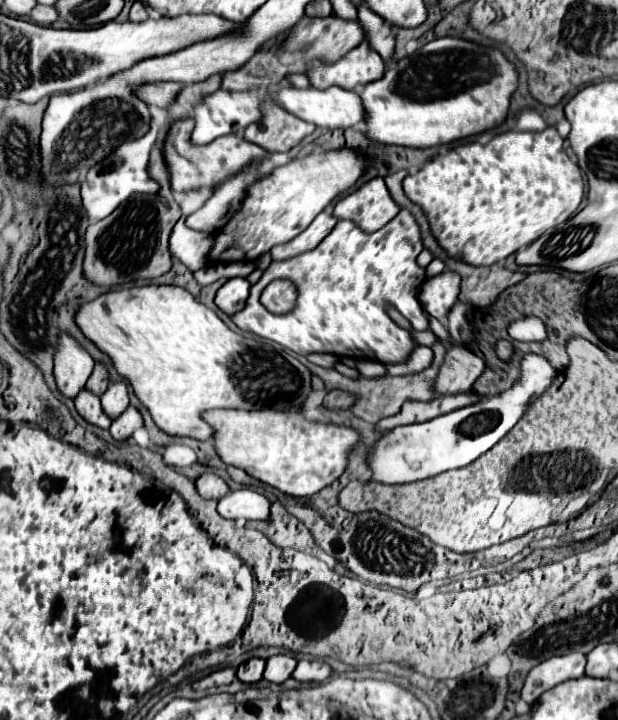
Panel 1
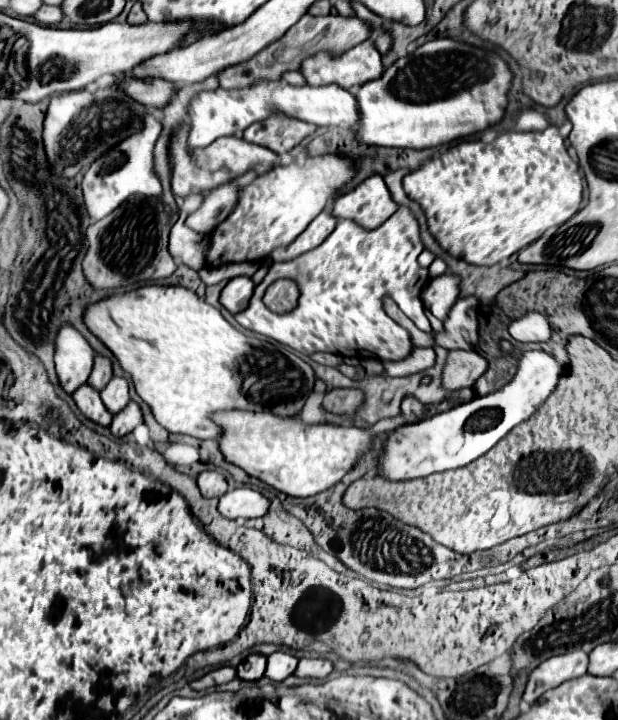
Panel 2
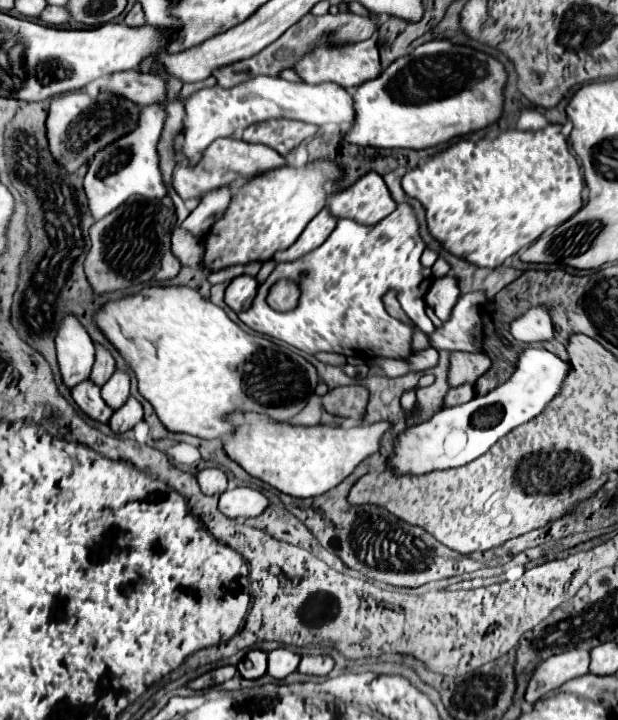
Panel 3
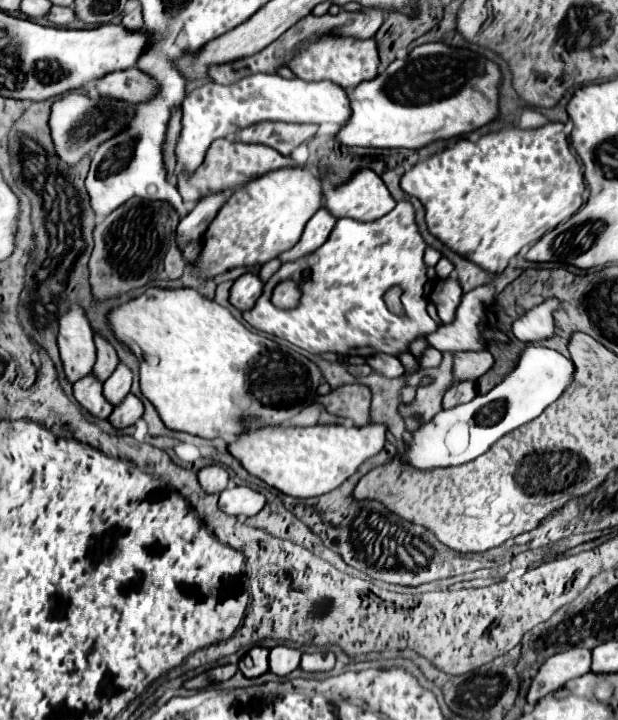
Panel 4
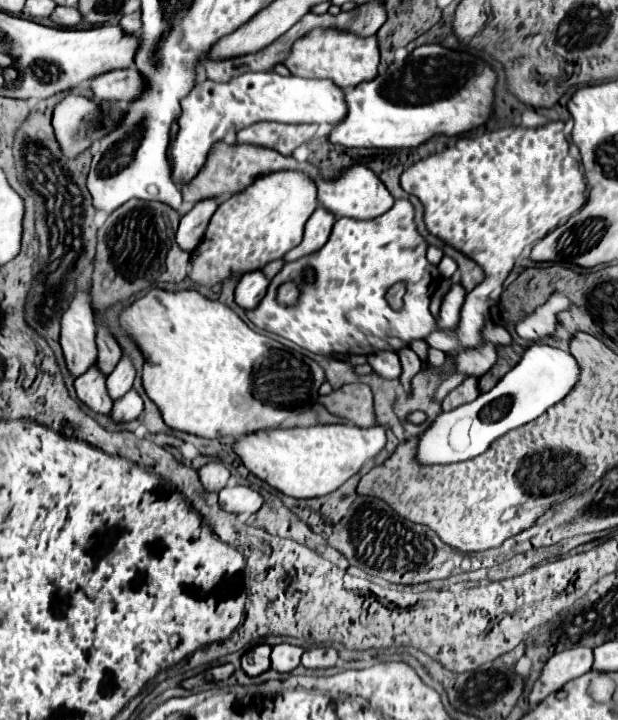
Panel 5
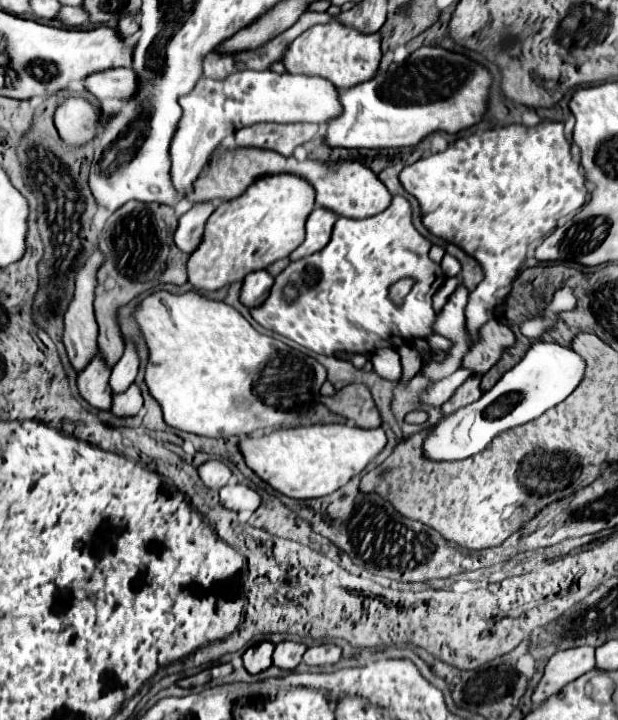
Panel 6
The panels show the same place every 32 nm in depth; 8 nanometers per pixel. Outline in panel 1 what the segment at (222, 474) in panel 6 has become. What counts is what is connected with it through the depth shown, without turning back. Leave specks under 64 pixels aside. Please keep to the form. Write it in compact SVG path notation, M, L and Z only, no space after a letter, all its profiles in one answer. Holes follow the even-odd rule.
M202 474L196 480L196 490L204 500L220 500L230 492L228 484L216 474Z

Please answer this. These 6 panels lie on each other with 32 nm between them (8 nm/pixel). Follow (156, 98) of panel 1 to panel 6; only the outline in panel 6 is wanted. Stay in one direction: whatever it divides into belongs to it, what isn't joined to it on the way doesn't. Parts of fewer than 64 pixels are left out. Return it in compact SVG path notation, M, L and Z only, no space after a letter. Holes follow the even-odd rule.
M110 68L88 76L84 84L98 100L126 100L132 92L136 92L136 72L132 72L132 68Z

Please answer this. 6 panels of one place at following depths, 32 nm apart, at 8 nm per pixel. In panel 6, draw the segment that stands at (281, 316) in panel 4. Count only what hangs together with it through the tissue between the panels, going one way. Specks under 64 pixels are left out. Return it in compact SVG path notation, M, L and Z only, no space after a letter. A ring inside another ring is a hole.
M394 196L390 208L384 210L382 214L364 218L364 220L354 220L354 218L336 220L334 212L316 206L306 220L304 242L288 256L290 260L296 260L296 262L290 262L274 278L268 298L264 300L264 304L250 310L250 316L262 328L272 330L316 354L326 354L326 356L332 356L336 352L374 352L382 340L428 338L432 334L432 320L436 318L432 310L432 296L446 280L446 276L440 270L440 264L428 258L430 246L432 244L414 228L410 202L402 196ZM402 278L412 278L414 286L406 294L402 306L398 308L390 302L388 288ZM284 284L296 286L298 298L294 302L286 302L282 298Z

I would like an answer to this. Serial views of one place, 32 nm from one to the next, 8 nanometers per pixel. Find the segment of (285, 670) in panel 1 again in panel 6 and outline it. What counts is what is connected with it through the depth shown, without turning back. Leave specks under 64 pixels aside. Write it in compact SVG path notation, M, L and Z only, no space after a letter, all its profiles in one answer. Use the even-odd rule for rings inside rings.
M280 642L274 648L272 664L278 666L280 670L294 670L300 664L304 652L306 652L306 646L300 642Z

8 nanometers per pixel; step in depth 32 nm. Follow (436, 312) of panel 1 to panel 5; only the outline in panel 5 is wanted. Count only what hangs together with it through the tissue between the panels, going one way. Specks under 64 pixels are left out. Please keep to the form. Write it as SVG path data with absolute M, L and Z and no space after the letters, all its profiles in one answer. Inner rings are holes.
M452 282L450 290L442 296L440 318L438 318L438 328L440 330L448 330L448 328L454 328L458 324L464 296L466 296L466 290L458 282Z

